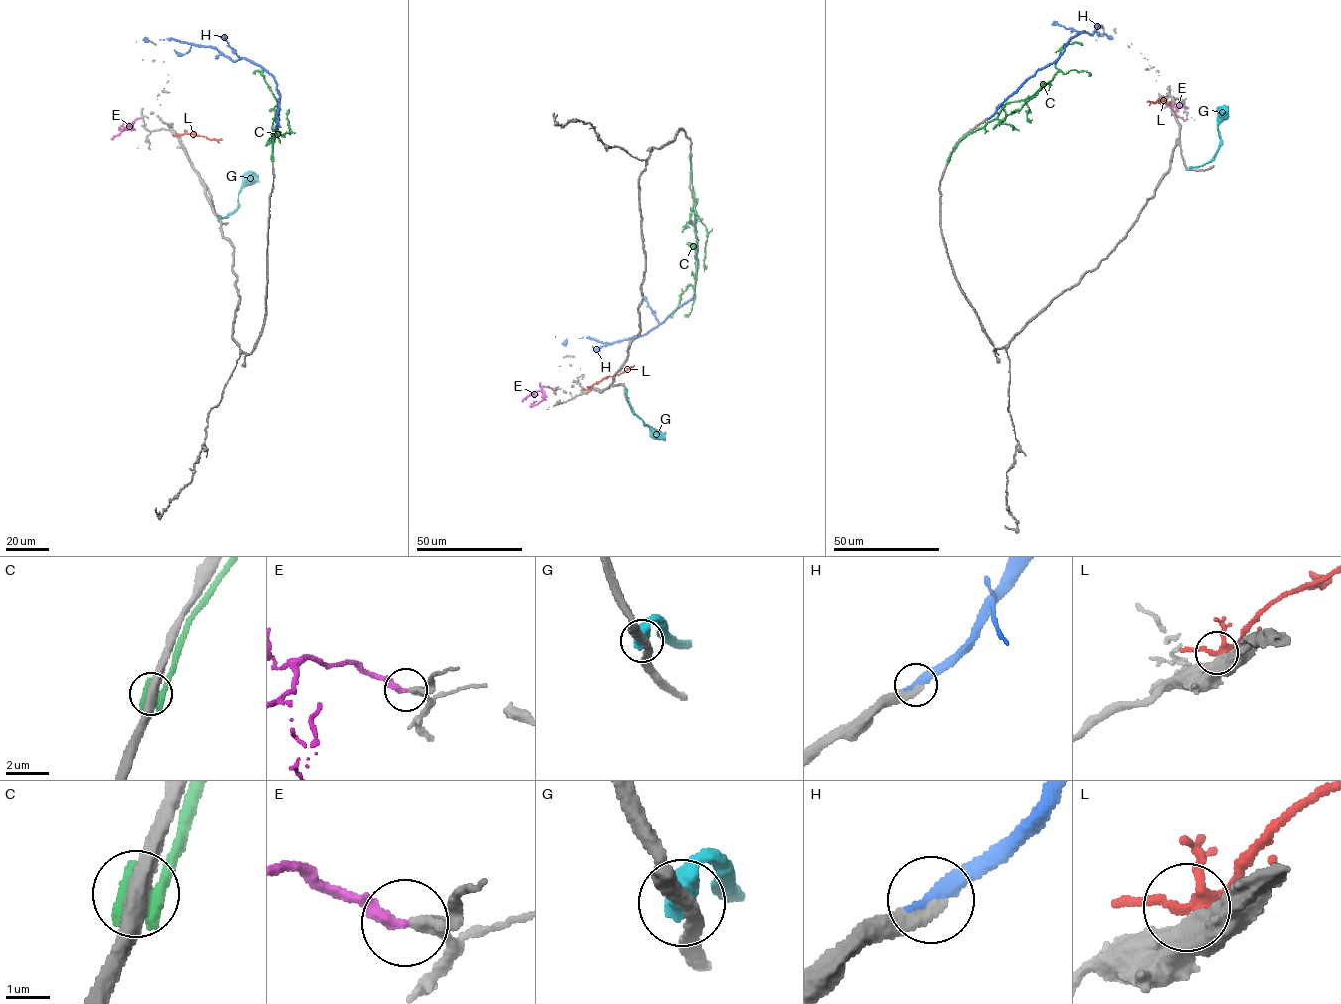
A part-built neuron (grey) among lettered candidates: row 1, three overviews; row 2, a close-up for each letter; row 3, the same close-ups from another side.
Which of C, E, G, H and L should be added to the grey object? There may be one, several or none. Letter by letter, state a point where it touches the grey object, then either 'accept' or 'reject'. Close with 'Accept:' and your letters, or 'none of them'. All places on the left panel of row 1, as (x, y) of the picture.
C: (272, 158) | reject
E: (140, 118) | accept
G: (218, 218) | reject
H: (275, 128) | accept
L: (176, 135) | reject
Accept: E, H

